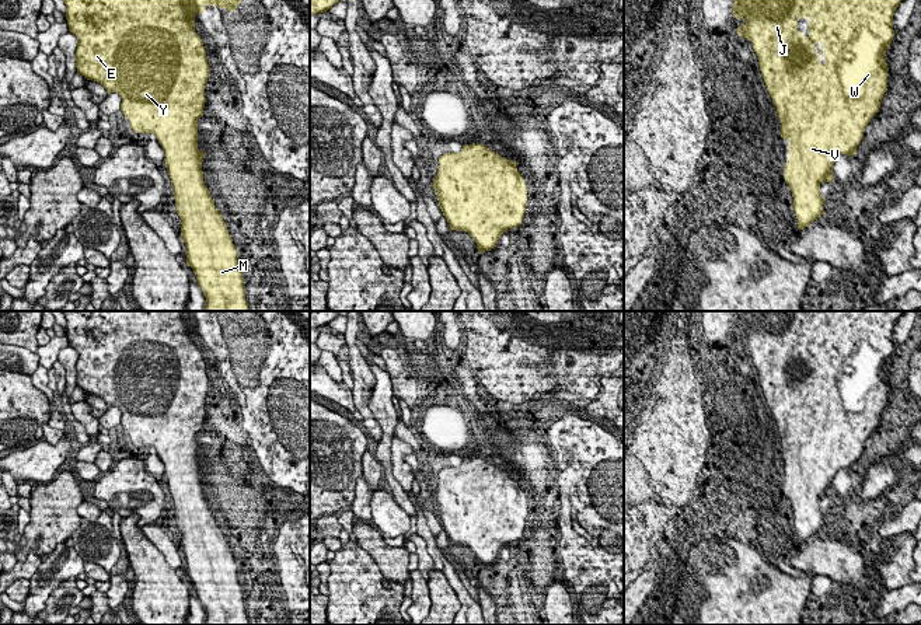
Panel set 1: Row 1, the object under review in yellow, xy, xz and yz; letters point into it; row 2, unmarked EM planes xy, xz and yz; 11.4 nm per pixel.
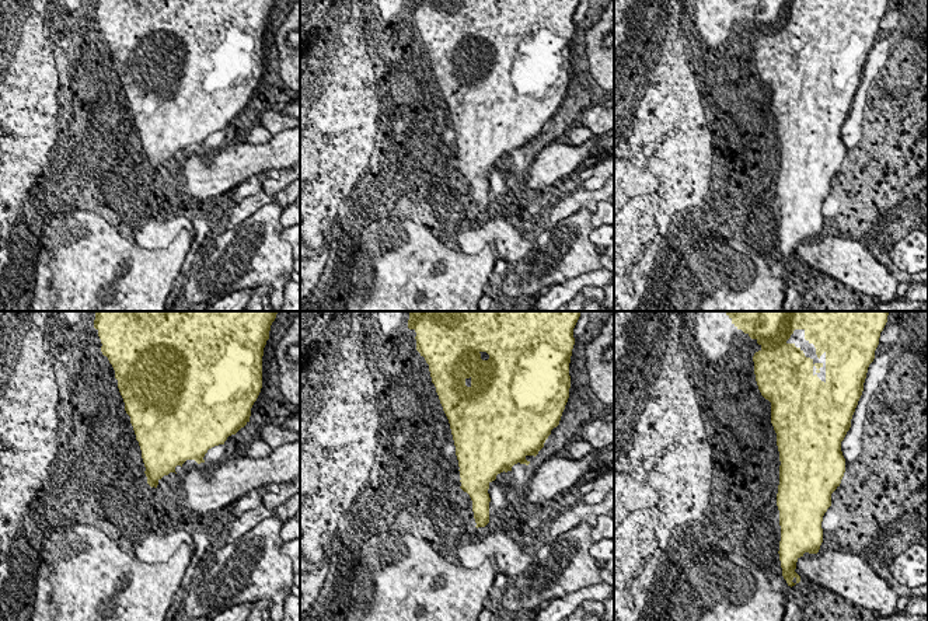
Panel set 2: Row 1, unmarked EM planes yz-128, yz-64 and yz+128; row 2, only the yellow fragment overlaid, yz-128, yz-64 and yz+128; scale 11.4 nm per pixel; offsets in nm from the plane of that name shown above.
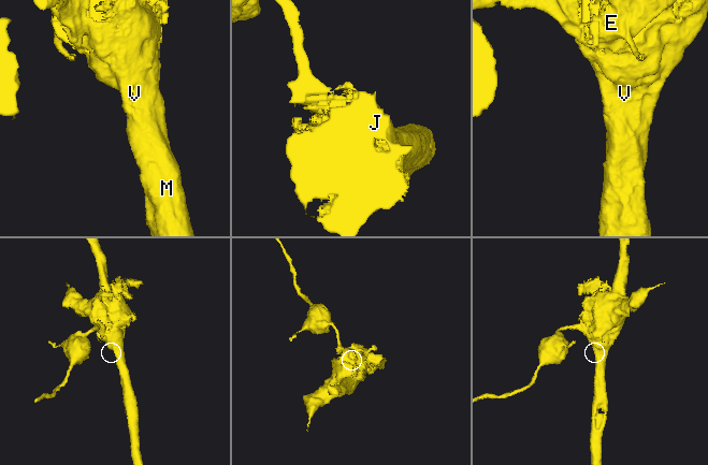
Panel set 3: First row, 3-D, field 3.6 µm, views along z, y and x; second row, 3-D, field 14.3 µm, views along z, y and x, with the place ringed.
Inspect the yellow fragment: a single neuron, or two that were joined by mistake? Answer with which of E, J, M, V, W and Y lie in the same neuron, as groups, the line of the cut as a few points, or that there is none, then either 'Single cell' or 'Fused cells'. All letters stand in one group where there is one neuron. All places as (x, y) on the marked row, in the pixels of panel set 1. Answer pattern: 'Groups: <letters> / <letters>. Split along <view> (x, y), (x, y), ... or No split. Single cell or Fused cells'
Groups: E J M V W Y. No split. Single cell

